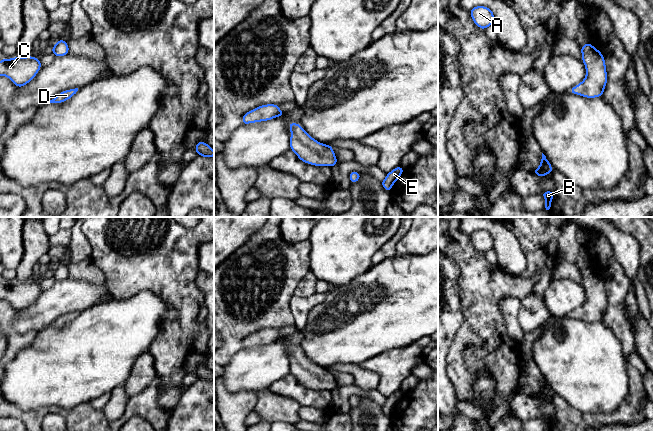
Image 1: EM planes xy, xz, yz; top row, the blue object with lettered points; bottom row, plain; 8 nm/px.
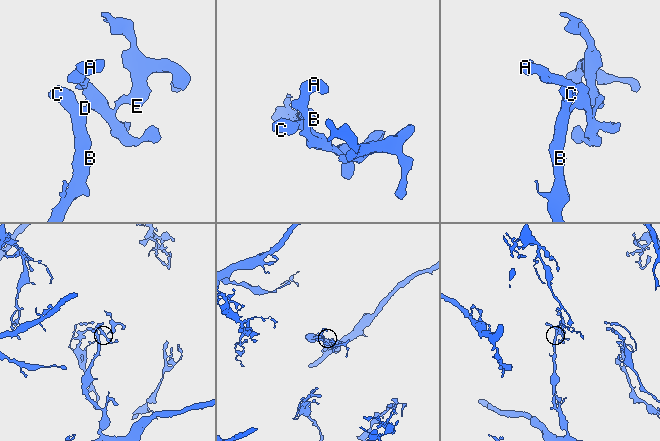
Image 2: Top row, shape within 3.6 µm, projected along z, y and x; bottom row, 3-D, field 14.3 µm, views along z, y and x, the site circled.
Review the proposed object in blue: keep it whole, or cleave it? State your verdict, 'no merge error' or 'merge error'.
no merge error

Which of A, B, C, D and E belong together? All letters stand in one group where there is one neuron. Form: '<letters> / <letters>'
A B C D E

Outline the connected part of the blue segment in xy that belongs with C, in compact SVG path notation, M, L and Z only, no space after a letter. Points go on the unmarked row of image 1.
M32 280L3 282L0 300L7 300L16 311L23 311L34 303L41 291L40 284Z

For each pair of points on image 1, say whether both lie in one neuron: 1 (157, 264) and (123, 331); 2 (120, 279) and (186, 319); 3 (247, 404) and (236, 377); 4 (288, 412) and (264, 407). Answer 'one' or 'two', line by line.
1: two
2: one
3: two
4: one

